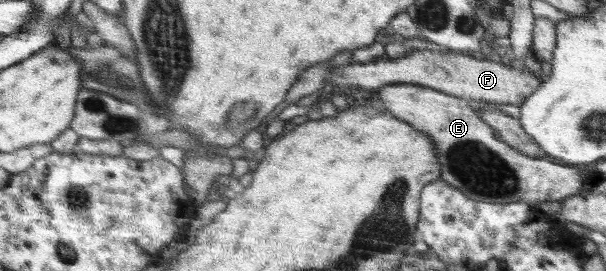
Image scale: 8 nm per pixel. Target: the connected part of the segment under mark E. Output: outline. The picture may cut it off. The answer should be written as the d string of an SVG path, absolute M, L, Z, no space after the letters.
M390 84L379 90L379 101L385 106L387 112L397 118L421 130L434 142L434 149L437 150L437 159L441 163L442 177L444 182L455 186L455 189L462 190L467 197L475 201L517 203L525 201L535 206L541 201L561 201L569 196L574 196L581 189L583 175L579 169L569 165L553 163L551 159L541 157L530 157L521 151L507 145L501 137L496 135L495 129L487 125L482 118L471 108L468 101L461 98L442 93L441 91L419 86L418 84Z

